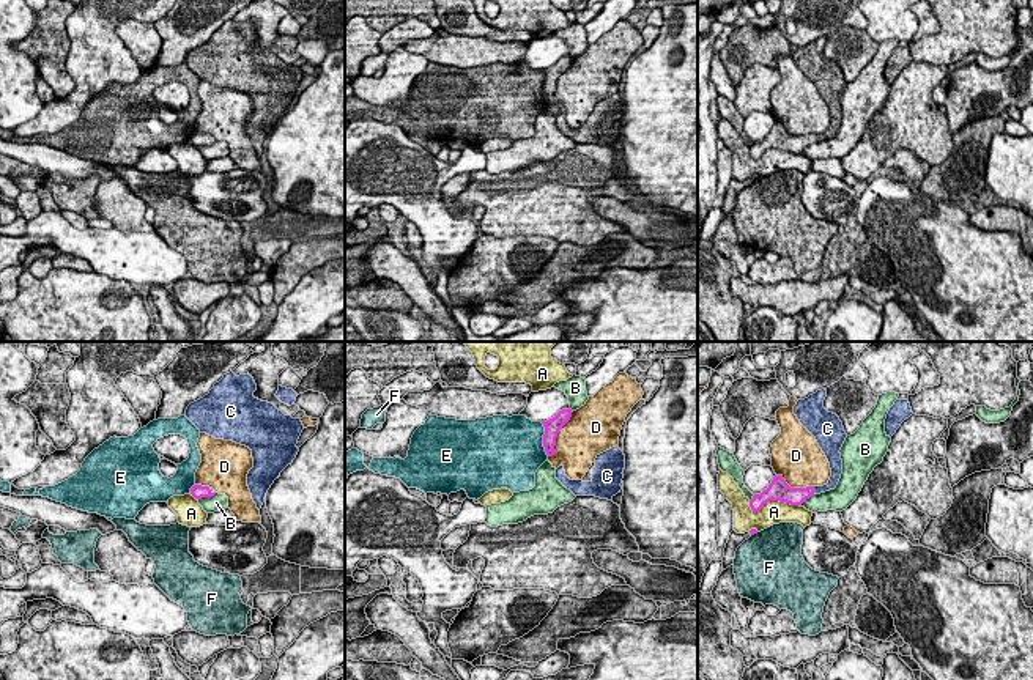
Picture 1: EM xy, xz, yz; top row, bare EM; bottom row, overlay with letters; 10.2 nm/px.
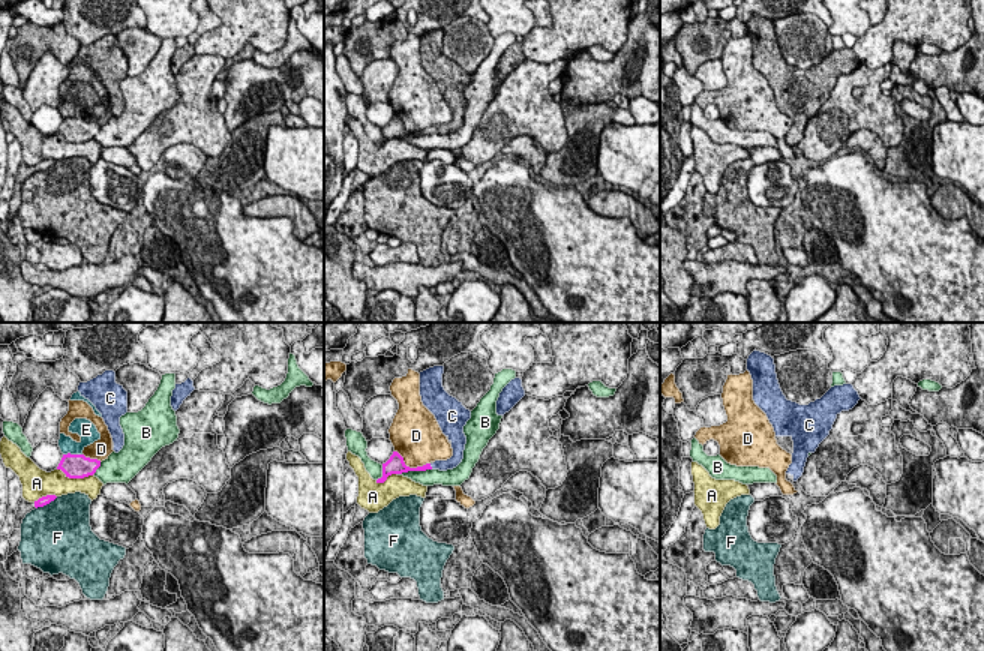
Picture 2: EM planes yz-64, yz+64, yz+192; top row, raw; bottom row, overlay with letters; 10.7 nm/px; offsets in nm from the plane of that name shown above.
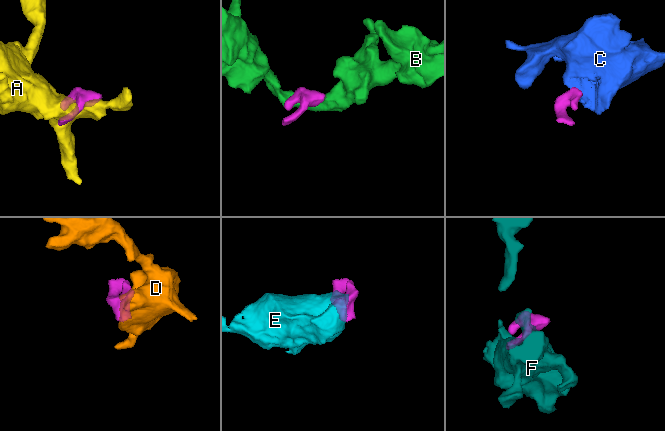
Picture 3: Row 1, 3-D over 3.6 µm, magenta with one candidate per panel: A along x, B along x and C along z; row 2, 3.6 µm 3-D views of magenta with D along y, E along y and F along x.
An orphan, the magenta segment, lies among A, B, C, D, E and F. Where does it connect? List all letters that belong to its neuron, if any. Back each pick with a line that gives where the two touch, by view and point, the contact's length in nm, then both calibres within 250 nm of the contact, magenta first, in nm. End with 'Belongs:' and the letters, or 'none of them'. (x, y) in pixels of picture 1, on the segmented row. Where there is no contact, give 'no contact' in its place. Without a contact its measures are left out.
C: contact yz (813, 490); length 80 nm; calibres 190 and 100 nm
Belongs: C

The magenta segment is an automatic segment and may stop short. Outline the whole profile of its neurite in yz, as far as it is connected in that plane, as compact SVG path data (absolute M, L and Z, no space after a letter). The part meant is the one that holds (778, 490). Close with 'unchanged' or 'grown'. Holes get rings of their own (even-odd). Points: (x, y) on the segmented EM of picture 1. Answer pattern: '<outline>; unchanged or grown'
M822 389L805 400L798 400L794 406L794 414L816 438L819 447L825 453L831 469L828 483L824 486L790 488L783 475L775 475L768 488L761 494L754 494L750 501L753 512L759 512L768 501L802 505L811 496L836 488L842 474L842 460L839 450L847 434L839 417L824 408L825 397L827 390Z; grown

